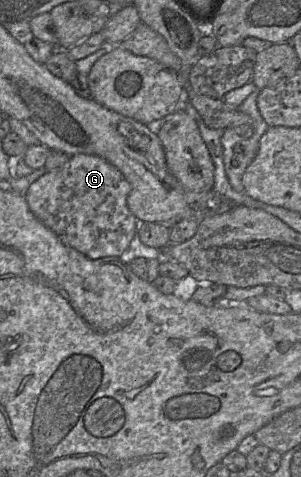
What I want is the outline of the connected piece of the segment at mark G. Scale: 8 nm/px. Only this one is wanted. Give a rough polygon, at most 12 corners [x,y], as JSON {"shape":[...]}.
{"shape":[[78,153],[34,181],[31,212],[90,259],[138,231],[131,187]]}

